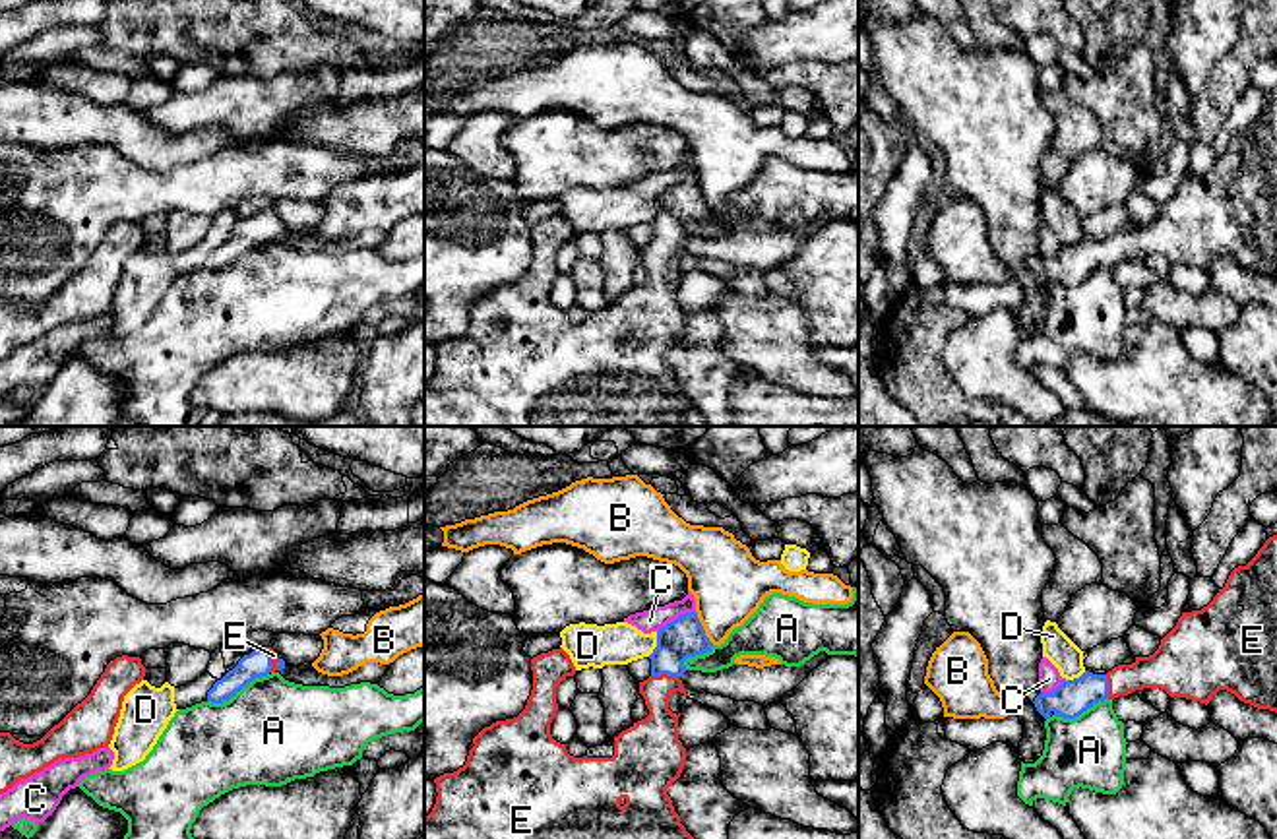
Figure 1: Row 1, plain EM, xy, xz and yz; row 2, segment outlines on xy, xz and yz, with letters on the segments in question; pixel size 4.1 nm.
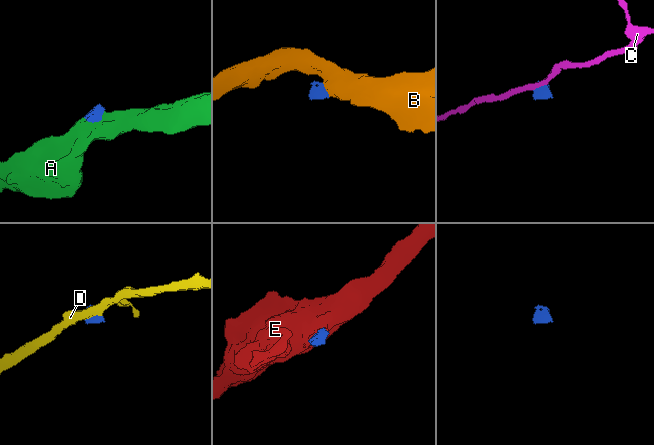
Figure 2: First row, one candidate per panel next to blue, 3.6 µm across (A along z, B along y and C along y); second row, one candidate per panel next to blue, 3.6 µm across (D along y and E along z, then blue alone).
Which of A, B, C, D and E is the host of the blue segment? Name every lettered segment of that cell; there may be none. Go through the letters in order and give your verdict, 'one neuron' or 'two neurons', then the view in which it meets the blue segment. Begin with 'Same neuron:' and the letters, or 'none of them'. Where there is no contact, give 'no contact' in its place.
Same neuron: E
A: two neurons; meets blue in xy
B: two neurons; meets blue in xz
C: two neurons; meets blue in xz
D: two neurons; meets blue in xz
E: one neuron; meets blue in xz

